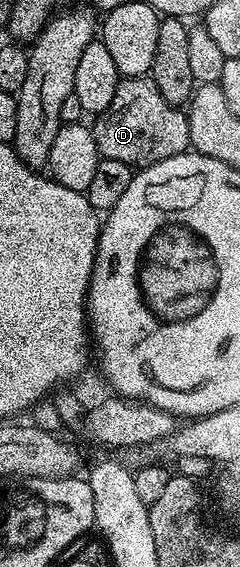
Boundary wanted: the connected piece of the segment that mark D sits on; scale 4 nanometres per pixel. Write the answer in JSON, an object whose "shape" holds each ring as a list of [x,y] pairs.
{"shape":[[[150,76],[120,77],[117,92],[113,92],[113,100],[109,103],[109,108],[94,119],[93,129],[100,158],[121,160],[121,164],[129,164],[133,168],[152,166],[161,160],[169,160],[169,156],[188,153],[191,145],[186,113],[180,107],[169,104],[165,96],[161,96],[161,91],[157,89],[157,84],[153,84]]]}

